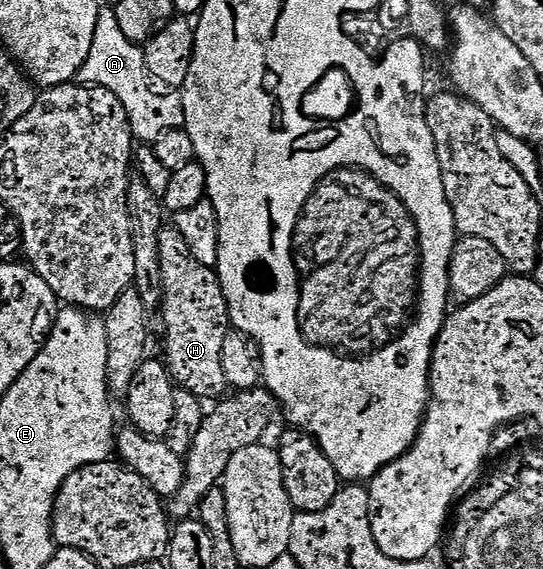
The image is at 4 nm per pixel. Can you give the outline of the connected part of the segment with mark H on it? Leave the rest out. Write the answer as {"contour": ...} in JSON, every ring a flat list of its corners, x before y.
{"contour":[[173,228,163,229,160,236,160,264,162,330,166,333,164,365,170,371,177,389,187,390,192,396,203,400,217,399,228,390,222,361,224,340,232,326,222,283,215,271,204,268,204,264,188,252,184,236]]}

